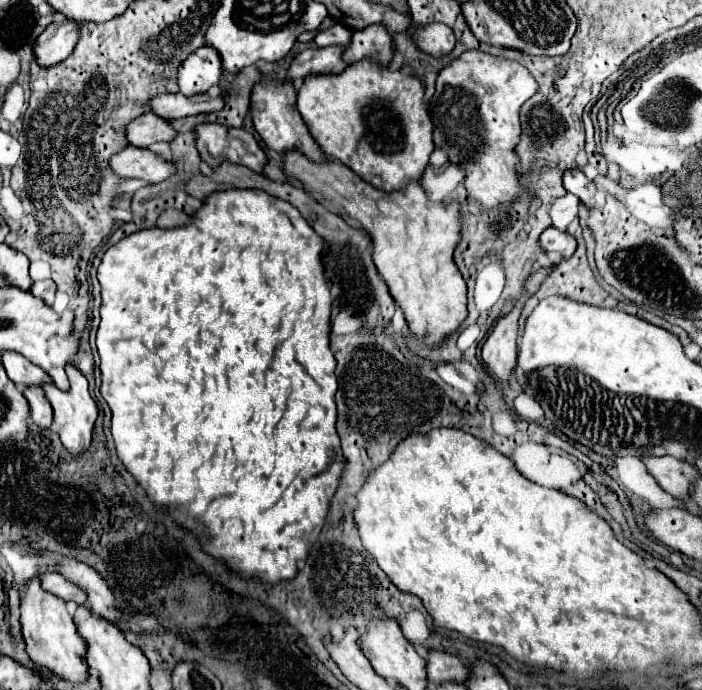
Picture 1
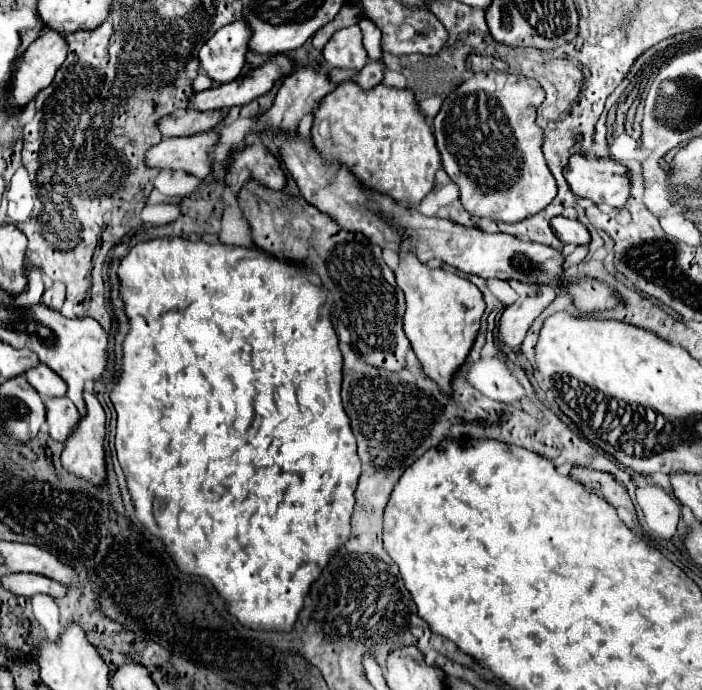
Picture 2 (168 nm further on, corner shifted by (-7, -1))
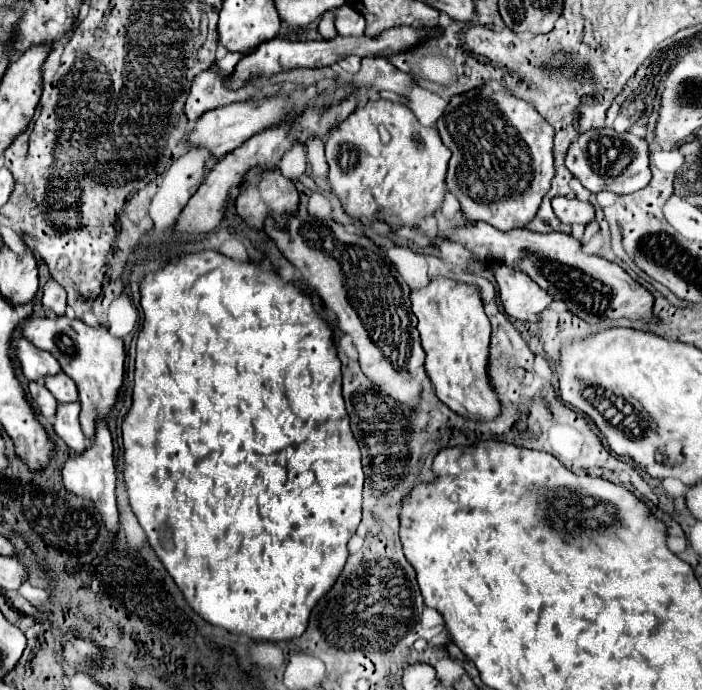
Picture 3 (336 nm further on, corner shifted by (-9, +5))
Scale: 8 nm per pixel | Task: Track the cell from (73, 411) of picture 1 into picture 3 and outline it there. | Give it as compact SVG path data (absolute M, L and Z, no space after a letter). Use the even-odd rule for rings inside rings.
M98 419L96 423L96 433L90 441L90 447L80 453L74 455L72 459L66 461L64 469L62 469L62 477L64 477L64 487L72 493L78 495L86 495L94 501L96 509L102 513L102 519L108 527L108 531L116 531L118 527L118 507L116 507L116 467L114 467L114 445L112 445L112 437L108 431L108 425L104 423L104 419Z

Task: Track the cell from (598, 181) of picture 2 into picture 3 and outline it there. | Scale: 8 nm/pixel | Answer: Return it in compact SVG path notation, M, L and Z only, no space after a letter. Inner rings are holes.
M614 129L582 133L568 149L566 167L590 193L612 191L616 195L628 195L646 187L652 177L648 169L648 143L632 133L616 133Z

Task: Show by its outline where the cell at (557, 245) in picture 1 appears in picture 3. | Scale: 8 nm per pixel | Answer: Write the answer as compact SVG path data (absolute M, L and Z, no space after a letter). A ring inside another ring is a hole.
M554 197L552 199L552 209L554 209L556 217L566 225L574 225L574 223L588 225L594 219L594 207L588 201Z

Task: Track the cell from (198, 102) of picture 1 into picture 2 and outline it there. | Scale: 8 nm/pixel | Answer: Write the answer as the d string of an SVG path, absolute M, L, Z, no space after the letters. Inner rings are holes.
M288 55L268 57L262 65L236 77L220 87L194 93L190 105L196 109L230 109L236 105L250 103L252 99L268 93L272 85L292 71L292 59Z

